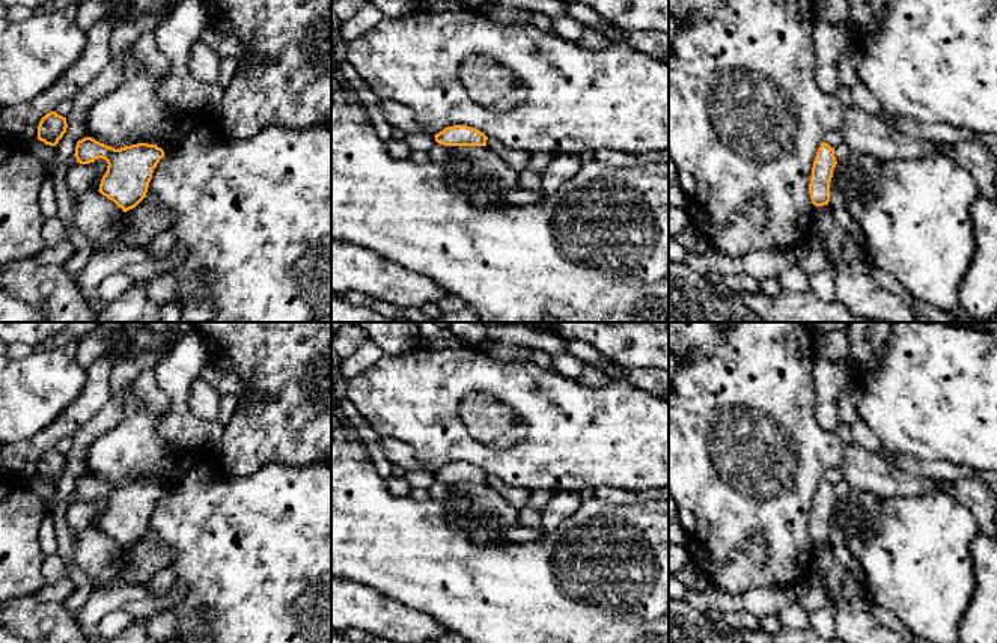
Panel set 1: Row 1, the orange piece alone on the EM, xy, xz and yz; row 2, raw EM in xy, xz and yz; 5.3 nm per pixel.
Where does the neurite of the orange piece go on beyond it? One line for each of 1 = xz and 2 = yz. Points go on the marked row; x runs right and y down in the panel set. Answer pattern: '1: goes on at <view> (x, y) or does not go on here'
1: does not go on here
2: does not go on here

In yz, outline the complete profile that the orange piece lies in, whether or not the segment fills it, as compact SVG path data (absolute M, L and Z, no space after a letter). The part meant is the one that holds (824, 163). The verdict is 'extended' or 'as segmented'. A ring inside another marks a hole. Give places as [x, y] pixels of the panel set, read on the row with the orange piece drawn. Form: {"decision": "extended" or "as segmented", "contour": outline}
{"decision": "as segmented", "contour": "M822 142L813 161L812 176L809 184L810 199L815 206L828 205L830 181L833 178L833 170L836 164L837 161L834 157L834 148Z"}

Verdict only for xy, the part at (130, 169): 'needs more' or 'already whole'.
already whole

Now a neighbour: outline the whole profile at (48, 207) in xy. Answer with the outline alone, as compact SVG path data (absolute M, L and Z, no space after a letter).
M47 178L39 190L38 205L45 218L57 217L59 205L56 202L56 190L53 187L53 179Z

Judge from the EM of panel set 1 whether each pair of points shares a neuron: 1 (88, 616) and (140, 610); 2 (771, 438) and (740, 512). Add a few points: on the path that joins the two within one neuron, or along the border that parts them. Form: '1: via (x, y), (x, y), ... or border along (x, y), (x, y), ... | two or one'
1: via (101, 603), (127, 601) | one
2: via (753, 457), (743, 467), (740, 494) | one

